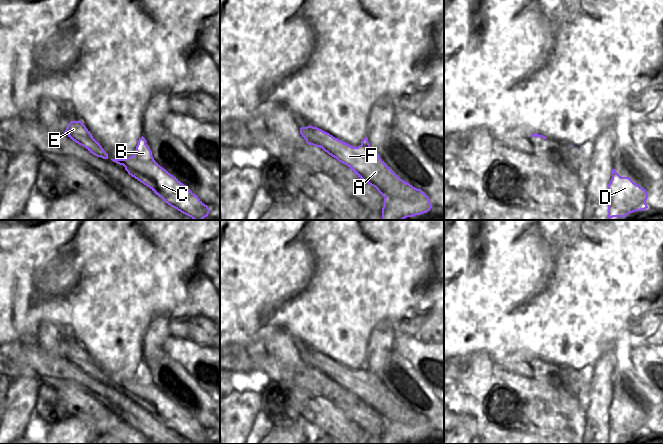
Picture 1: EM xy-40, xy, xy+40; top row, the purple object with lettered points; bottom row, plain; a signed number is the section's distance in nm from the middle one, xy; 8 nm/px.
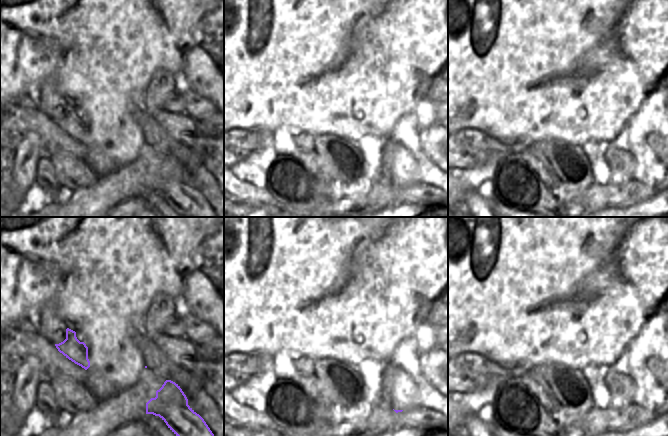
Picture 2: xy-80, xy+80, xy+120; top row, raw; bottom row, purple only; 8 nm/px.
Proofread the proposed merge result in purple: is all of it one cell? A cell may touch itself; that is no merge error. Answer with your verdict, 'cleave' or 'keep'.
keep

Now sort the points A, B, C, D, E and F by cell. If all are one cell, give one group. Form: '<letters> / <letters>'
A B C D E F

